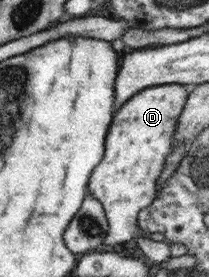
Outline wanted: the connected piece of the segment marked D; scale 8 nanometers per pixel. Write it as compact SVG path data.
M183 85L154 86L135 93L119 108L119 114L115 114L115 126L111 126L111 138L107 138L107 158L98 162L99 170L90 175L90 195L102 203L106 221L110 223L105 238L108 248L135 239L137 214L154 202L155 180L171 150L173 130L177 129L187 97Z

